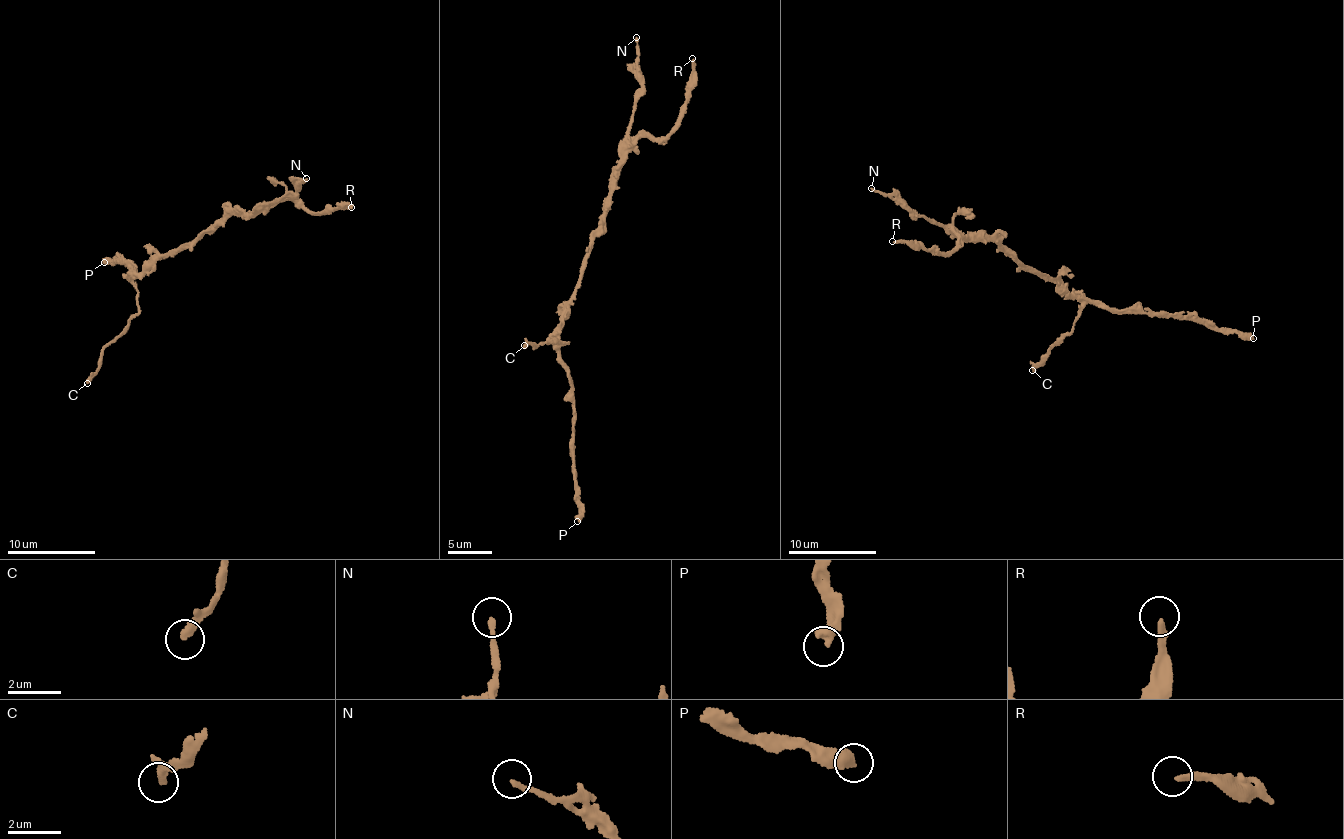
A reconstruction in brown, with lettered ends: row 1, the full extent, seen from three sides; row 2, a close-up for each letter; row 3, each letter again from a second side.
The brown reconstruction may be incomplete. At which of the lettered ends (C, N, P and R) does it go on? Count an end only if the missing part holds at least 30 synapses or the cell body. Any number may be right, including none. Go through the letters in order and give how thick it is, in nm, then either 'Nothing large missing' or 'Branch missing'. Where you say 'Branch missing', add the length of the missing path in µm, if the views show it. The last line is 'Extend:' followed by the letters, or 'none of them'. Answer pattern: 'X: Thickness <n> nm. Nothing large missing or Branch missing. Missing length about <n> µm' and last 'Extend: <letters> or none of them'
C: Thickness 280 nm. Nothing large missing
N: Thickness 180 nm. Nothing large missing
P: Thickness 460 nm. Nothing large missing
R: Thickness 260 nm. Branch missing. Missing length about 20 µm
Extend: R

